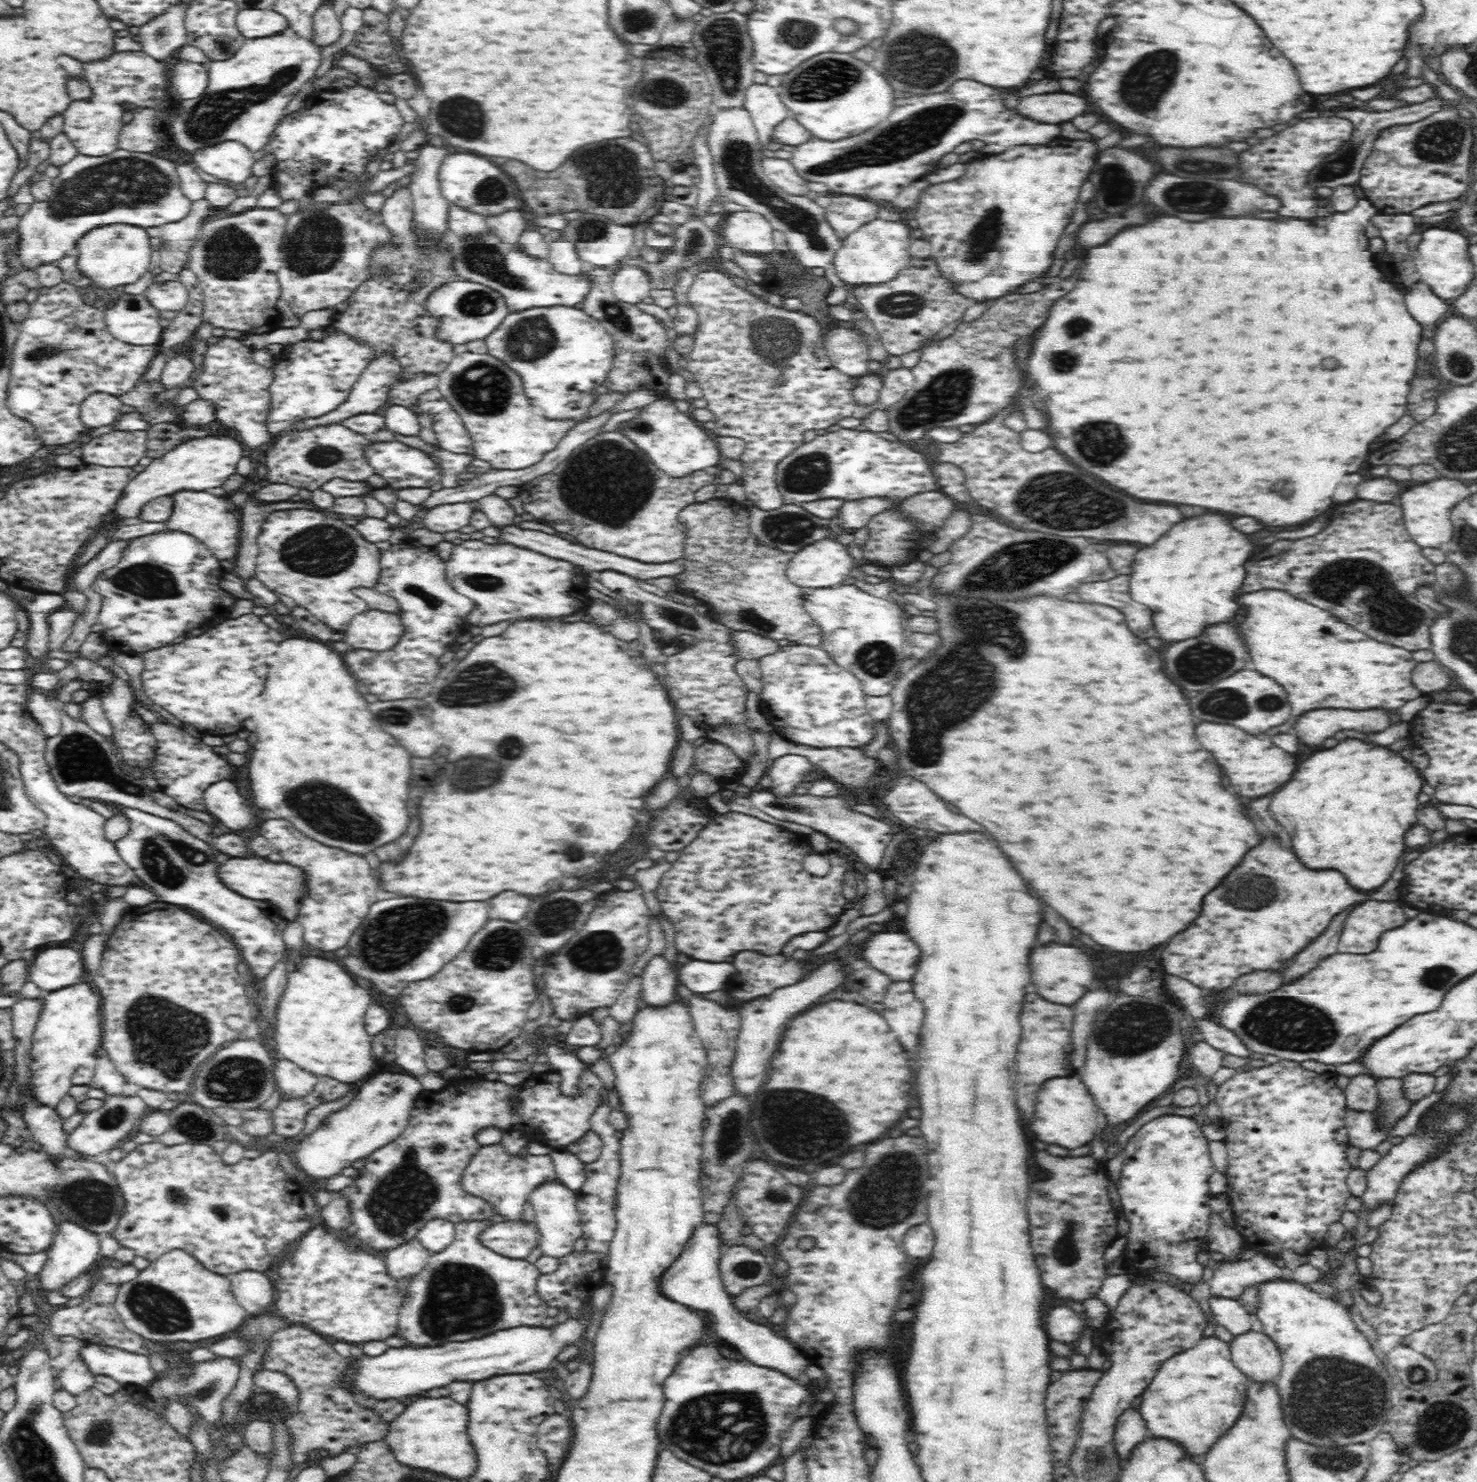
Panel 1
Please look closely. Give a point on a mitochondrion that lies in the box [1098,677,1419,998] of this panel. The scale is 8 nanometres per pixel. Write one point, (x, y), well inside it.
(1230, 699)

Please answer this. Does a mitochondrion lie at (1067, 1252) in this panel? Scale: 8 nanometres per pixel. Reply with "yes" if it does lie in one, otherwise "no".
yes

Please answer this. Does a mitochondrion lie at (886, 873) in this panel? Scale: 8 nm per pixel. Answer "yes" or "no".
no

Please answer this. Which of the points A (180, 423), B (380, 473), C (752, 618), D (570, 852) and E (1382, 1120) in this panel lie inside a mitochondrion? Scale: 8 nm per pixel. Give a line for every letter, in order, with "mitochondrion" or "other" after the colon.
A: other
B: other
C: mitochondrion
D: mitochondrion
E: mitochondrion

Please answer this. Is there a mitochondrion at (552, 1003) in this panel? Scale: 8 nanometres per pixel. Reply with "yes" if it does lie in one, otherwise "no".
no

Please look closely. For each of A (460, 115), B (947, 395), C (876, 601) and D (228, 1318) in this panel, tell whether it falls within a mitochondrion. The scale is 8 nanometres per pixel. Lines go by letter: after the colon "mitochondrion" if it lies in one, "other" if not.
A: mitochondrion
B: mitochondrion
C: other
D: other

